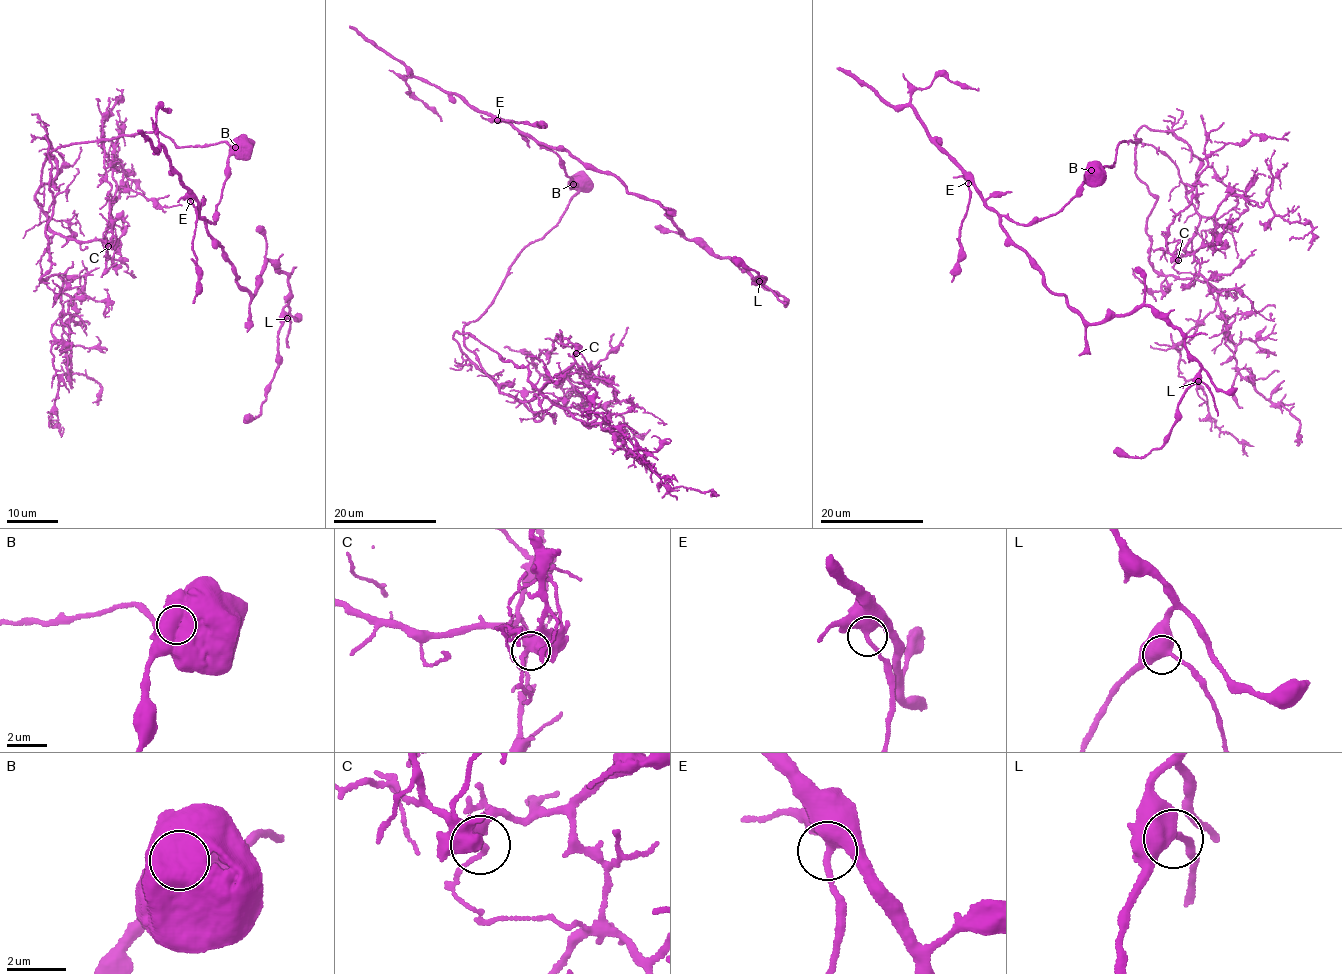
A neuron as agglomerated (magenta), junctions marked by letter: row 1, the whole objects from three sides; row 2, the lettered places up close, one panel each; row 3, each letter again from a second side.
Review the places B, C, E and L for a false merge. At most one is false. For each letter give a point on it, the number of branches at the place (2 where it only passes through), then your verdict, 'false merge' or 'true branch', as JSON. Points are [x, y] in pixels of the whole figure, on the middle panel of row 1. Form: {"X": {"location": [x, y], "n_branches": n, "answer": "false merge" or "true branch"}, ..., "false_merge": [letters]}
{"B": {"location": [573, 184], "n_branches": 1, "answer": "false merge"}, "C": {"location": [576, 353], "n_branches": 3, "answer": "true branch"}, "E": {"location": [497, 120], "n_branches": 2, "answer": "true branch"}, "L": {"location": [759, 281], "n_branches": 2, "answer": "true branch"}, "false_merge": ["B"]}

